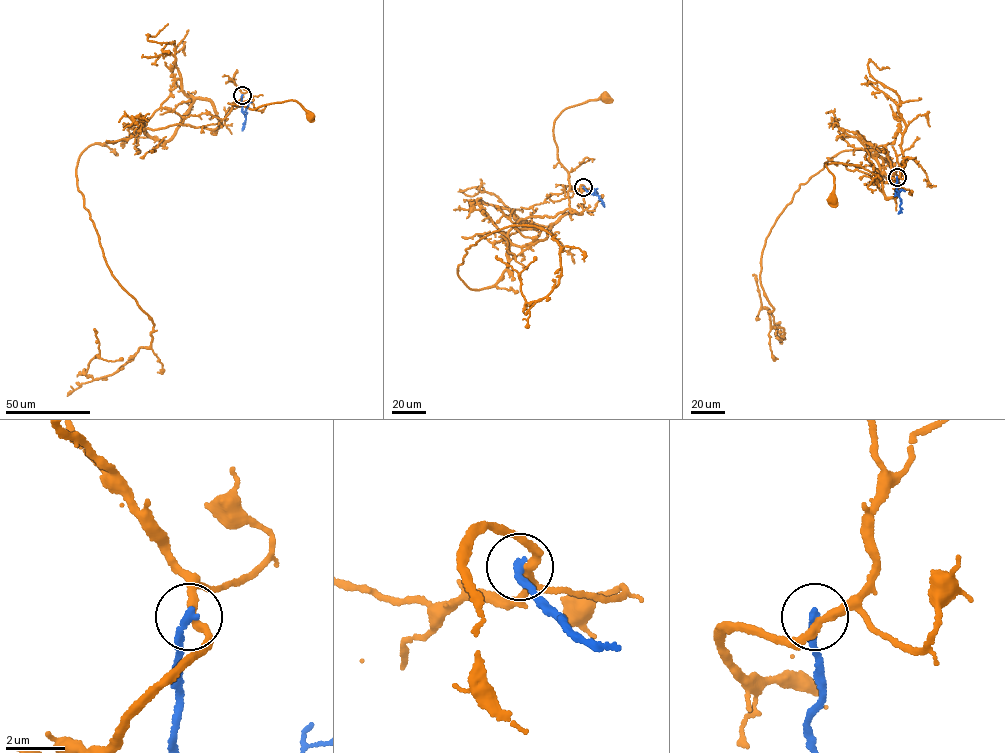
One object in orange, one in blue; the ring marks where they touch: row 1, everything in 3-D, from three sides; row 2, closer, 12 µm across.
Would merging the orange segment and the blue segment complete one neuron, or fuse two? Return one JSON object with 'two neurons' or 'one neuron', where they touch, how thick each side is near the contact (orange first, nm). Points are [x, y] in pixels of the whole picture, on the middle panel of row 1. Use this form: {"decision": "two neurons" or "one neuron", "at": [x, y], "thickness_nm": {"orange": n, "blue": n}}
{"decision": "two neurons", "at": [583, 187], "thickness_nm": {"orange": 260, "blue": 260}}

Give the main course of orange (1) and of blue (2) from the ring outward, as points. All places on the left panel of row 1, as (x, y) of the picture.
1: (242, 95), (228, 110), (224, 123), (216, 132), (214, 130), (236, 103), (252, 110), (293, 100), (310, 115)
2: (242, 95), (242, 111), (246, 113), (242, 130)

